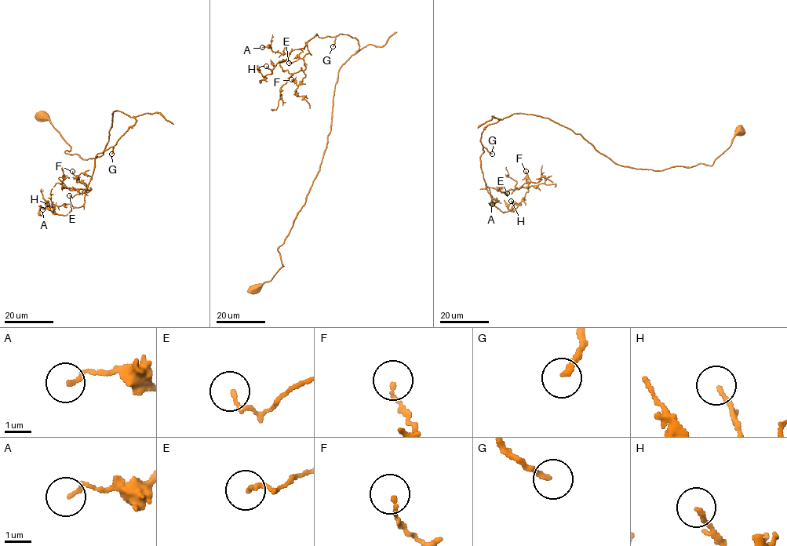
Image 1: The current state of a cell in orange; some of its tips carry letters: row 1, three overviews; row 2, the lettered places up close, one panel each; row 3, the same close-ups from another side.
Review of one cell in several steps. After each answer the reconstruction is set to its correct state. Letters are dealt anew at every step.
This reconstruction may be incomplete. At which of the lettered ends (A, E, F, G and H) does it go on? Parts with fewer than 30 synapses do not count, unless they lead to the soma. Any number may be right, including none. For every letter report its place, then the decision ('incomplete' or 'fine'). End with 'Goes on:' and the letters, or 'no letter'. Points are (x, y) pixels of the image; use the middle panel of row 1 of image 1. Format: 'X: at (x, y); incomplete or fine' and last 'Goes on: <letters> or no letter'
A: at (262, 47); fine
E: at (289, 63); fine
F: at (291, 79); fine
G: at (333, 46); incomplete
H: at (266, 66); fine
Goes on: G

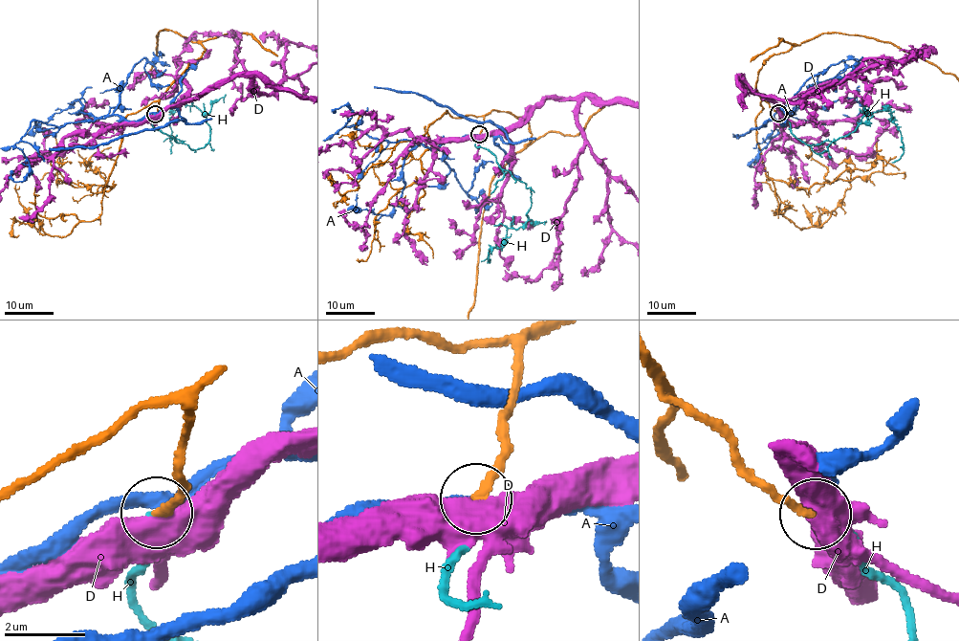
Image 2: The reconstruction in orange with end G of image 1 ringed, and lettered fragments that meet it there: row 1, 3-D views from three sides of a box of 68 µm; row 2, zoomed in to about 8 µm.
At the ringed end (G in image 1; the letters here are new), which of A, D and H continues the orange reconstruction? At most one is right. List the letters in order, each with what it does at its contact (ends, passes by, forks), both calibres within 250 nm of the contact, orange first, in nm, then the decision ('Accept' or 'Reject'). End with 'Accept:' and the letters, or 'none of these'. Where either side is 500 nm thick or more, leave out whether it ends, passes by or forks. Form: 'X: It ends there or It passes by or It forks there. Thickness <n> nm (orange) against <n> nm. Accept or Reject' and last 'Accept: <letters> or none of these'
A: It passes by. Thickness 200 nm (orange) against 320 nm. Reject
D: Thickness 200 nm (orange) against 750 nm. Reject
H: It ends there. Thickness 200 nm (orange) against 160 nm. Accept
Accept: H

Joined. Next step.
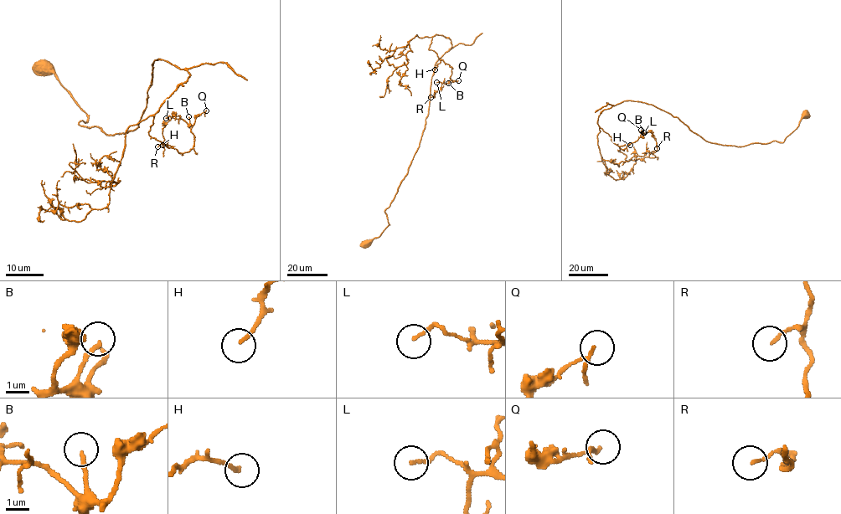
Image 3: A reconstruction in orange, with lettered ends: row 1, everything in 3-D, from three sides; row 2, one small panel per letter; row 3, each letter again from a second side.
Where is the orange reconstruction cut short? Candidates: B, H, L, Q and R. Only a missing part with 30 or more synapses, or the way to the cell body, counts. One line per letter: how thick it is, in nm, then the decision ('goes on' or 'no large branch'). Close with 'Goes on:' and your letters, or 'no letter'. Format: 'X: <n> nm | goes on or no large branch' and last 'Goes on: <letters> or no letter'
B: 180 nm | no large branch
H: 170 nm | goes on
L: 110 nm | no large branch
Q: 100 nm | no large branch
R: 110 nm | no large branch
Goes on: H

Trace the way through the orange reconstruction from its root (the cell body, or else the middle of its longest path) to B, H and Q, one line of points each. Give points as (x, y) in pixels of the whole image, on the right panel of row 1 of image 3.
B: (803, 113), (783, 142), (736, 146), (704, 140), (644, 103), (624, 100), (598, 116), (621, 149), (644, 132)
H: (803, 113), (783, 142), (736, 146), (624, 100), (597, 125), (630, 145)
Q: (803, 113), (783, 142), (736, 146), (704, 140), (640, 101), (624, 100), (598, 118), (621, 149), (641, 130)

